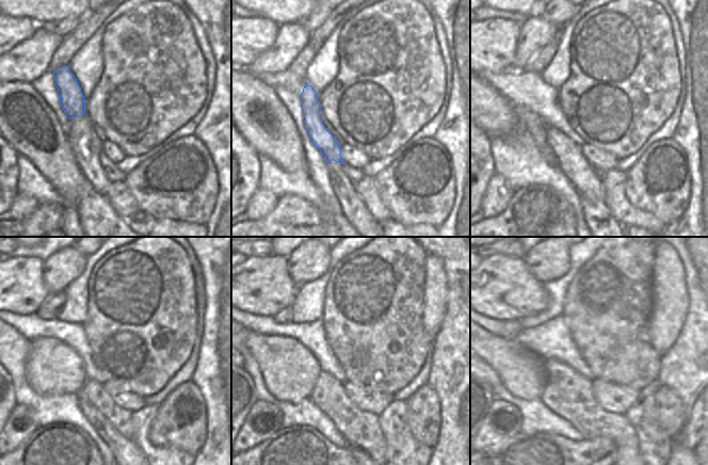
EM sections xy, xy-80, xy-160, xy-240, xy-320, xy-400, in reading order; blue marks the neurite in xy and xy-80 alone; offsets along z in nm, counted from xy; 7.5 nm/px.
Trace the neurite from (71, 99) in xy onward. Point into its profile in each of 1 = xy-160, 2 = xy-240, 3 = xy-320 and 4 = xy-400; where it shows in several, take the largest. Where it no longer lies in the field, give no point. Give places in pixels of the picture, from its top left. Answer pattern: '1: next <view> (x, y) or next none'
1: next xy-160 (567, 155)
2: next xy-240 (126, 452)
3: next xy-320 (357, 453)
4: next none

